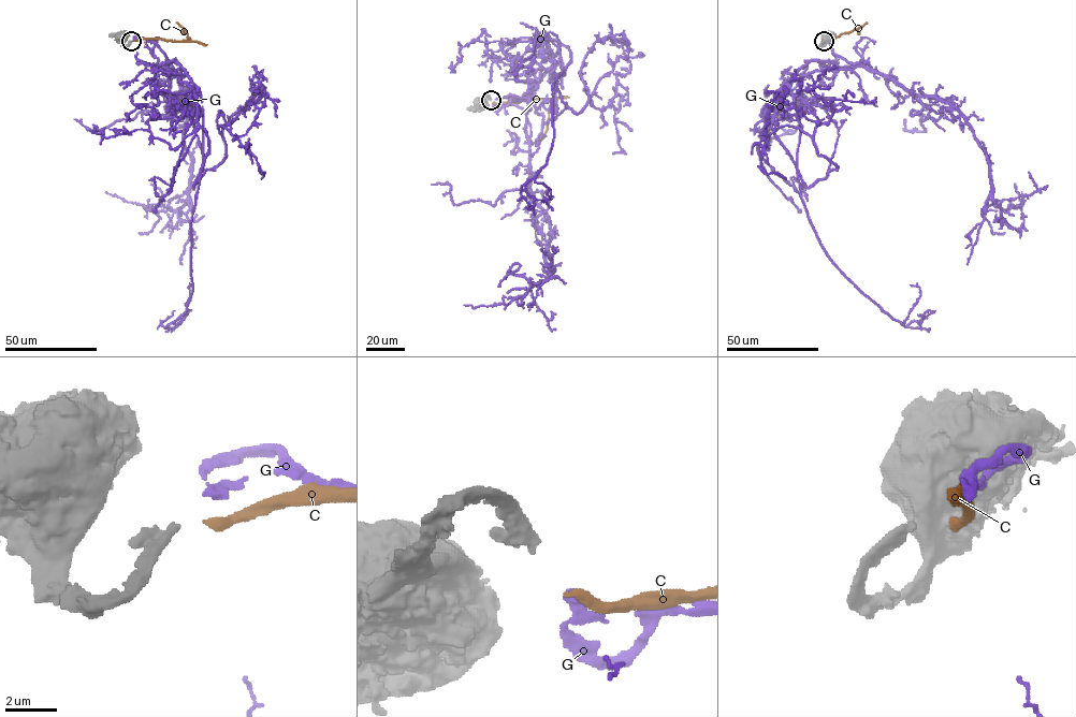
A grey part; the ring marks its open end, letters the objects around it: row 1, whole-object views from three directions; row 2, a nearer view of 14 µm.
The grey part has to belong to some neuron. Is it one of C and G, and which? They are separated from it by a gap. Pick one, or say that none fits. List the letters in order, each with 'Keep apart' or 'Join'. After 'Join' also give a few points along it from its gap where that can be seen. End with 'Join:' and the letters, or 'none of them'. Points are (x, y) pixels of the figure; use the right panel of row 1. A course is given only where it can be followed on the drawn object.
C: Keep apart
G: Join. Its course: (827, 39), (859, 64), (785, 82), (772, 129), (834, 265), (902, 323), (920, 295), (911, 284)
Join: G

